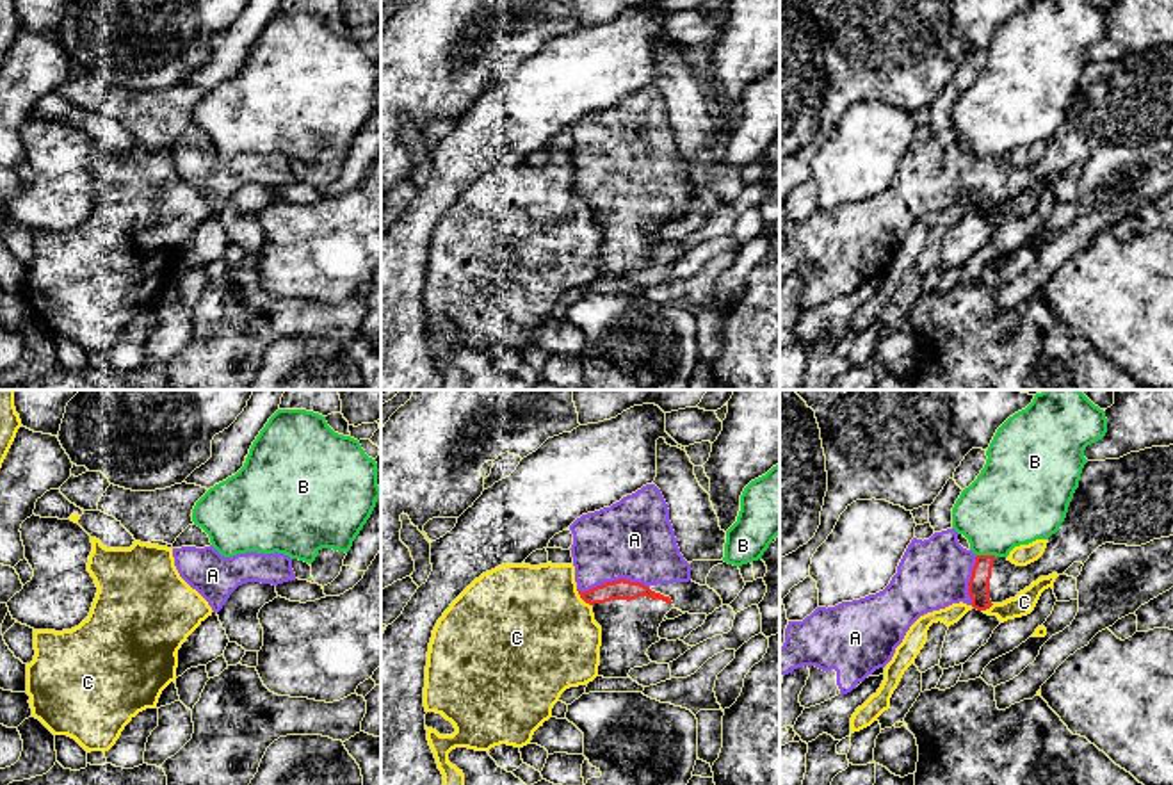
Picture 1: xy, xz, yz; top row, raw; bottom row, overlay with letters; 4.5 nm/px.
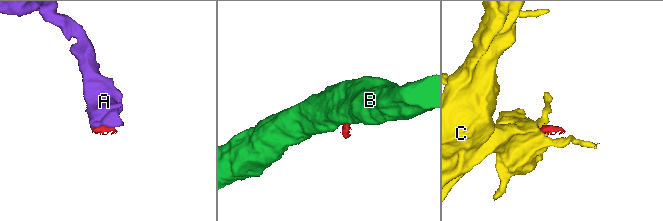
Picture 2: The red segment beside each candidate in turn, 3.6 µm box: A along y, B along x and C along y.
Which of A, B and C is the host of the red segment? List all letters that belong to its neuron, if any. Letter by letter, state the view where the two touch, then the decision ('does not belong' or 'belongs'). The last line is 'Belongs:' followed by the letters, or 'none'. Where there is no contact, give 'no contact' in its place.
A: xz | belongs
B: yz | does not belong
C: xz | does not belong
Belongs: A

